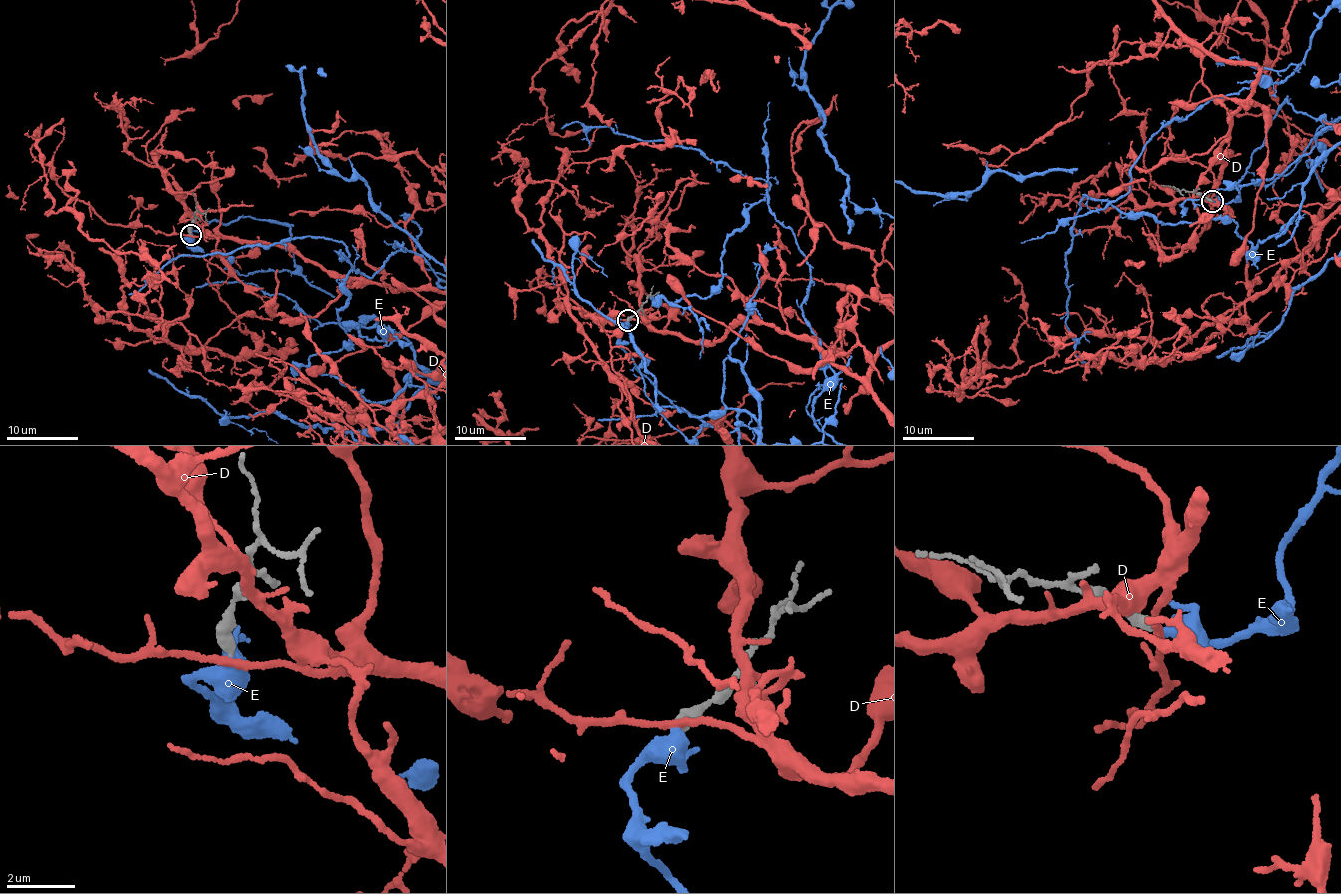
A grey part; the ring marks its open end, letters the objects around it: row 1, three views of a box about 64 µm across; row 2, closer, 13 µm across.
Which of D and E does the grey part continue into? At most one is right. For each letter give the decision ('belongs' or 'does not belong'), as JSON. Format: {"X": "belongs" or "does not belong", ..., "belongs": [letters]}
{"D": "does not belong", "E": "belongs", "belongs": ["E"]}

